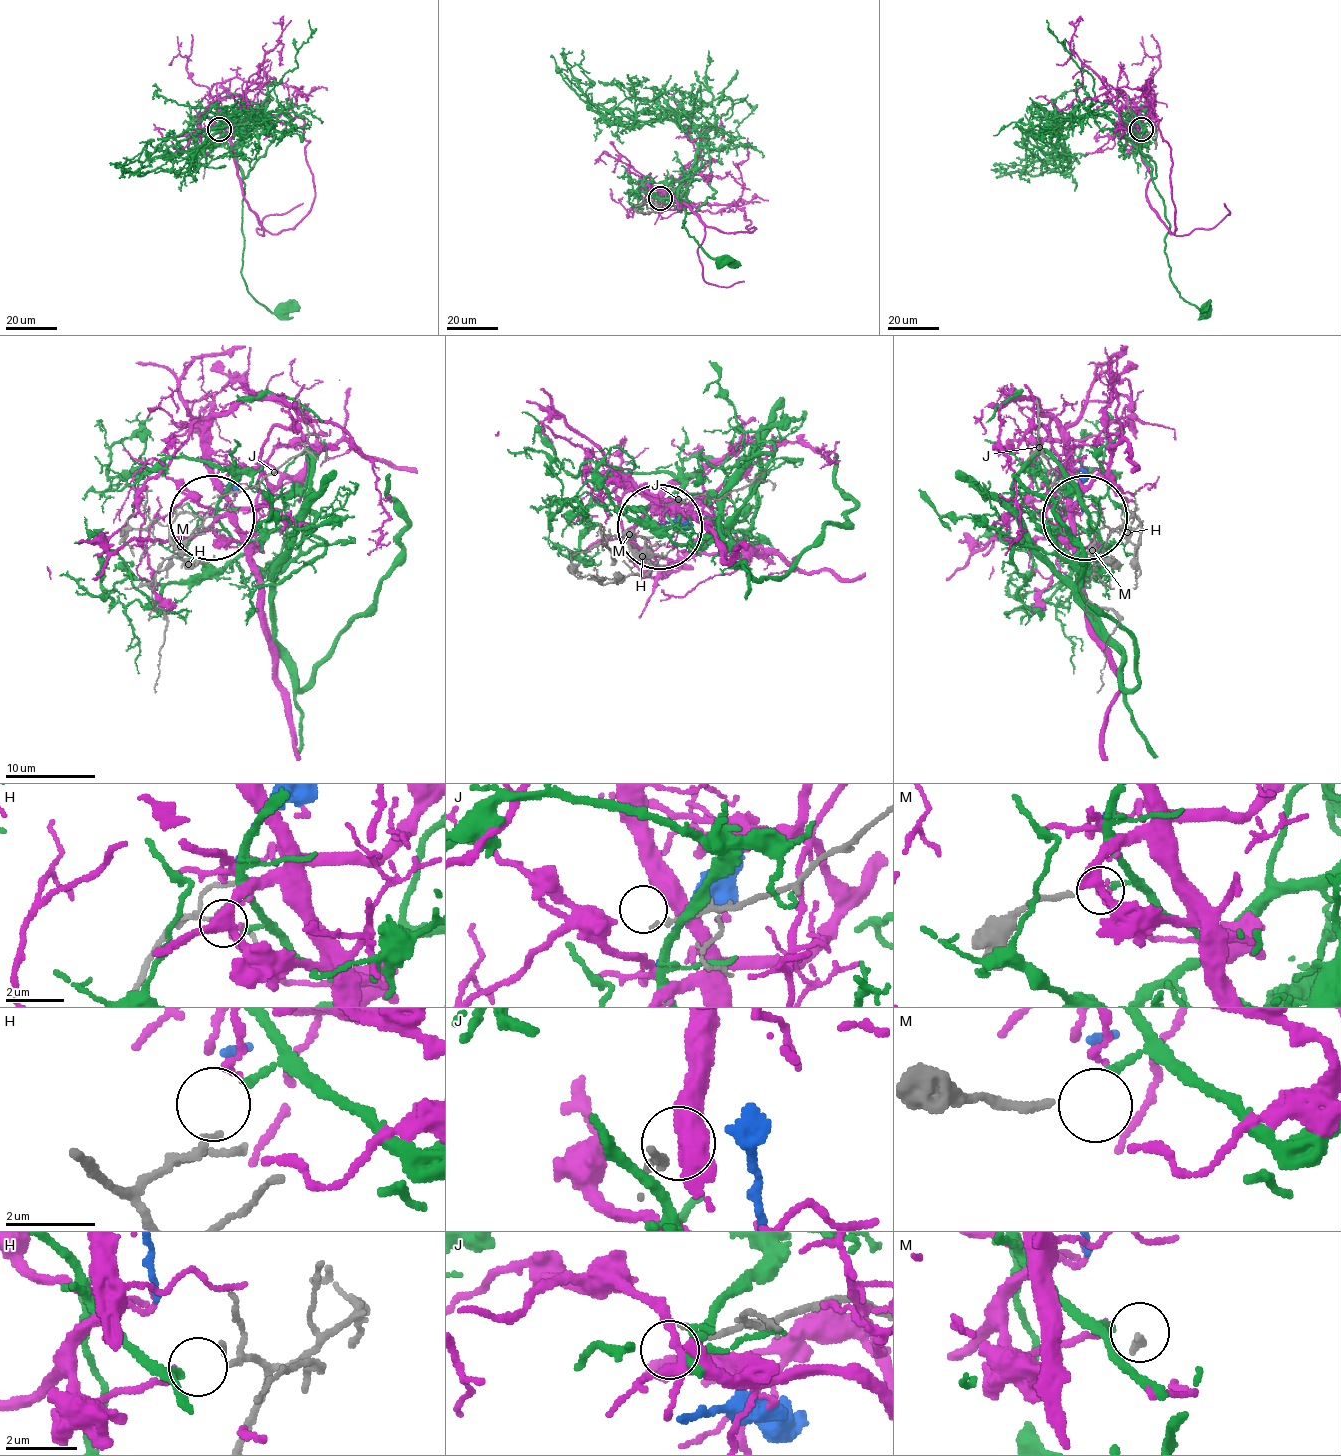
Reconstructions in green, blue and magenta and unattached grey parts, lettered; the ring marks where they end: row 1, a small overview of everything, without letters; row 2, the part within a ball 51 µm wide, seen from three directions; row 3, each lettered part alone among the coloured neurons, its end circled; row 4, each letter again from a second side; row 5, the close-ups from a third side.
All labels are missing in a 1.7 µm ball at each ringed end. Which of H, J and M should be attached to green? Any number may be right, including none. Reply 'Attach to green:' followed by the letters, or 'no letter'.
Attach to green: H

